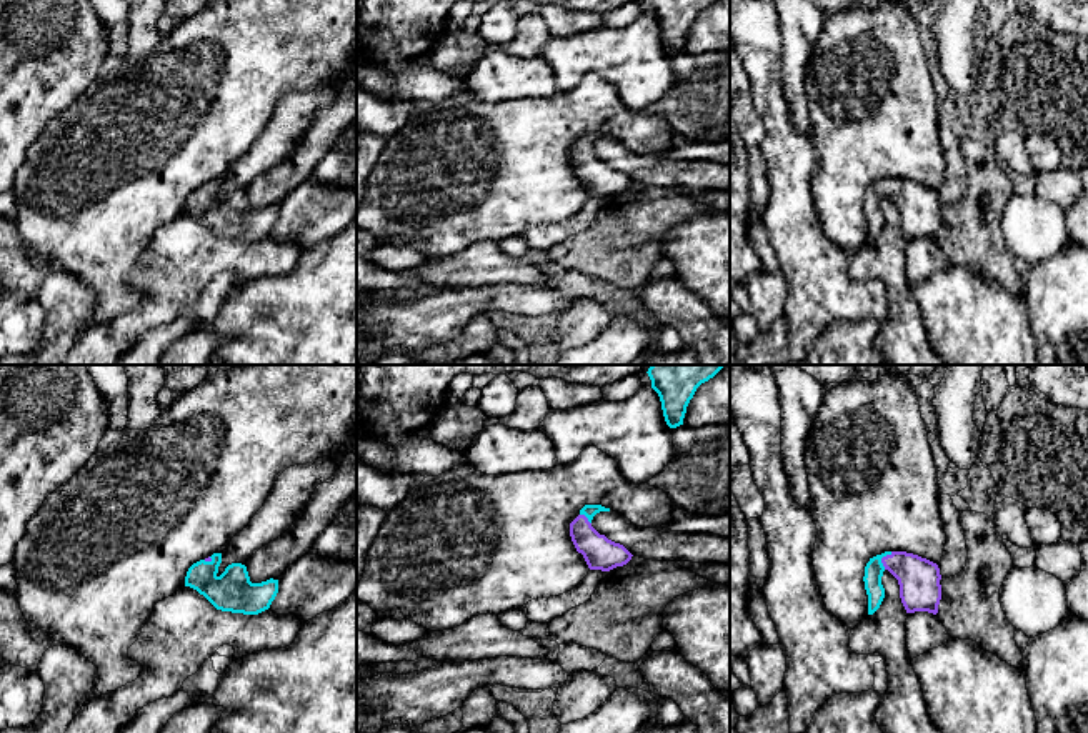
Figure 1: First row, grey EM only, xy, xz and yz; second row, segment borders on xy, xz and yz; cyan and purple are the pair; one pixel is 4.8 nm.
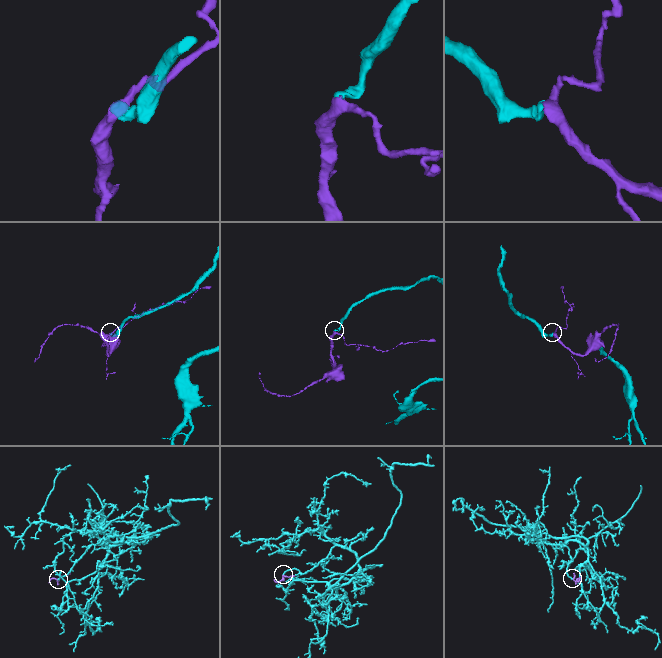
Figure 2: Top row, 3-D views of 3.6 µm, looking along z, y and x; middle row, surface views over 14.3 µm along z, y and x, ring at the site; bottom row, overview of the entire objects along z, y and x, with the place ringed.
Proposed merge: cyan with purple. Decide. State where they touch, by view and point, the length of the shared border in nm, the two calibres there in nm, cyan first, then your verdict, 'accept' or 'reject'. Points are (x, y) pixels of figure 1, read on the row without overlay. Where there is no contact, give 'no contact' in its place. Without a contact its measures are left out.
meets cyan in yz at (882, 184); contact 100 nm long; 90 nm thick on the cyan side, 200 nm on the other; accept

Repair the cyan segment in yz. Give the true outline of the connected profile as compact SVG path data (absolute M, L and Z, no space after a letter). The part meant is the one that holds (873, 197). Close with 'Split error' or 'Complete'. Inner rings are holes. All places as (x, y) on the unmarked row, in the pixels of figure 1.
M885 178L870 185L865 193L868 242L873 242L883 225L883 198L888 197L900 212L900 225L906 240L928 238L936 242L941 227L941 202L936 190L906 178Z. Split error

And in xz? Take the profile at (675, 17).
M640 0L643 13L651 13L661 28L665 48L670 55L683 52L686 33L696 15L716 0Z. Split error

